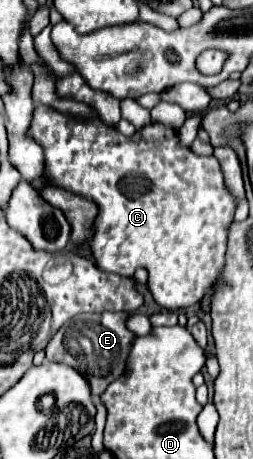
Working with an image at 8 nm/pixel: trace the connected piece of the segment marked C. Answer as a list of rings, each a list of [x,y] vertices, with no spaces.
[[[44,104],[37,105],[34,110],[30,135],[46,149],[46,165],[50,169],[50,177],[54,177],[54,181],[58,181],[58,185],[62,185],[64,189],[70,189],[74,193],[82,193],[82,197],[90,197],[90,199],[94,199],[98,203],[98,233],[94,235],[94,241],[92,241],[92,255],[94,255],[94,259],[96,259],[100,269],[104,269],[108,273],[122,275],[122,277],[132,277],[138,267],[144,267],[148,271],[148,289],[150,289],[154,301],[160,307],[170,309],[170,311],[186,309],[186,307],[192,307],[192,305],[202,301],[204,293],[216,283],[218,275],[224,269],[228,229],[230,229],[230,221],[234,221],[234,211],[236,211],[234,195],[228,191],[228,187],[224,183],[220,163],[218,163],[218,159],[214,155],[202,157],[202,155],[196,155],[190,147],[180,145],[176,129],[170,127],[170,125],[164,125],[164,123],[146,125],[146,135],[144,135],[144,129],[140,129],[132,137],[124,137],[122,133],[118,133],[116,127],[110,127],[110,125],[102,123],[100,119],[96,119],[96,123],[90,123],[90,119],[86,119],[86,117],[66,115],[66,113],[56,111],[54,107]]]

